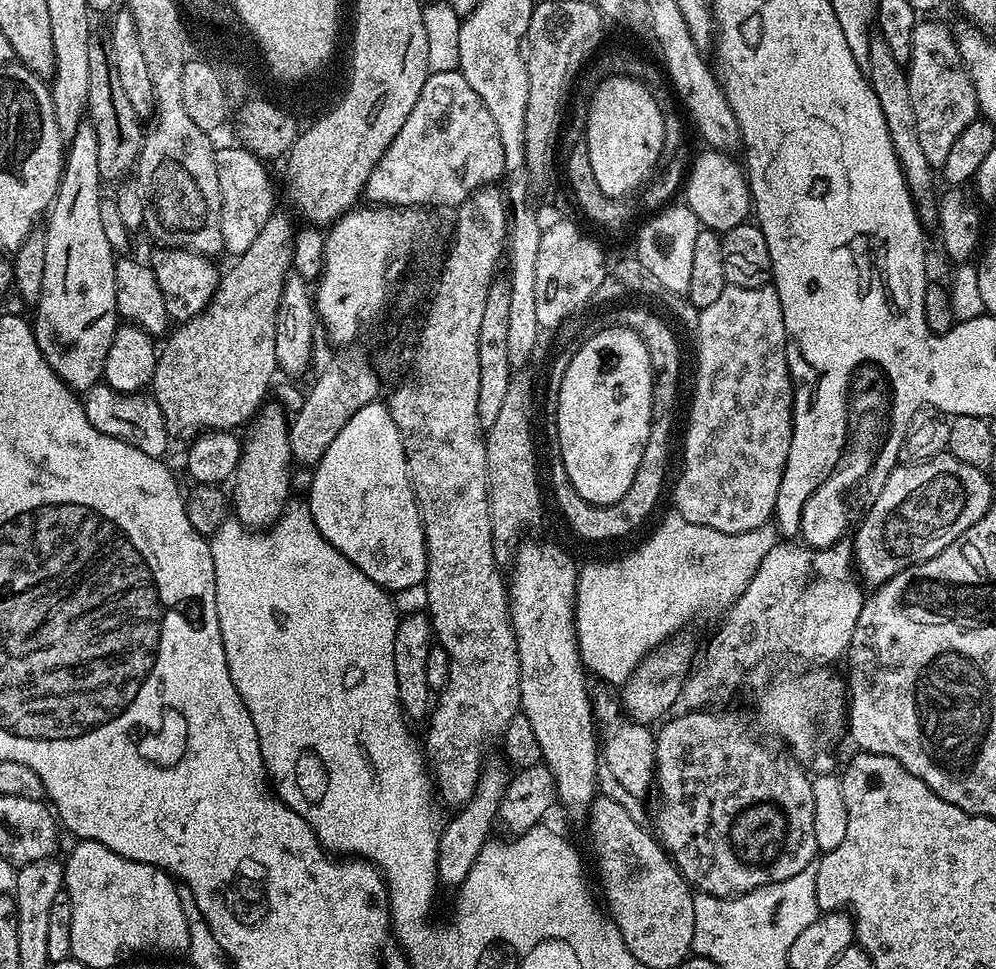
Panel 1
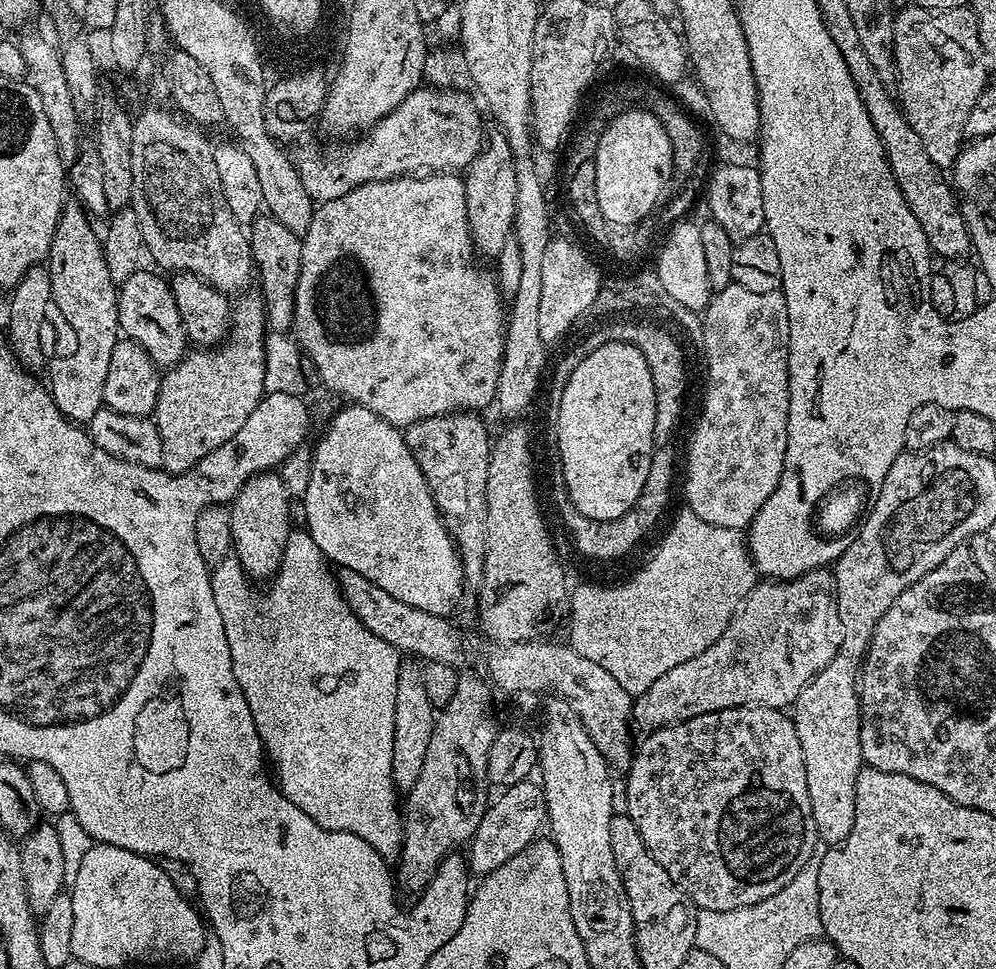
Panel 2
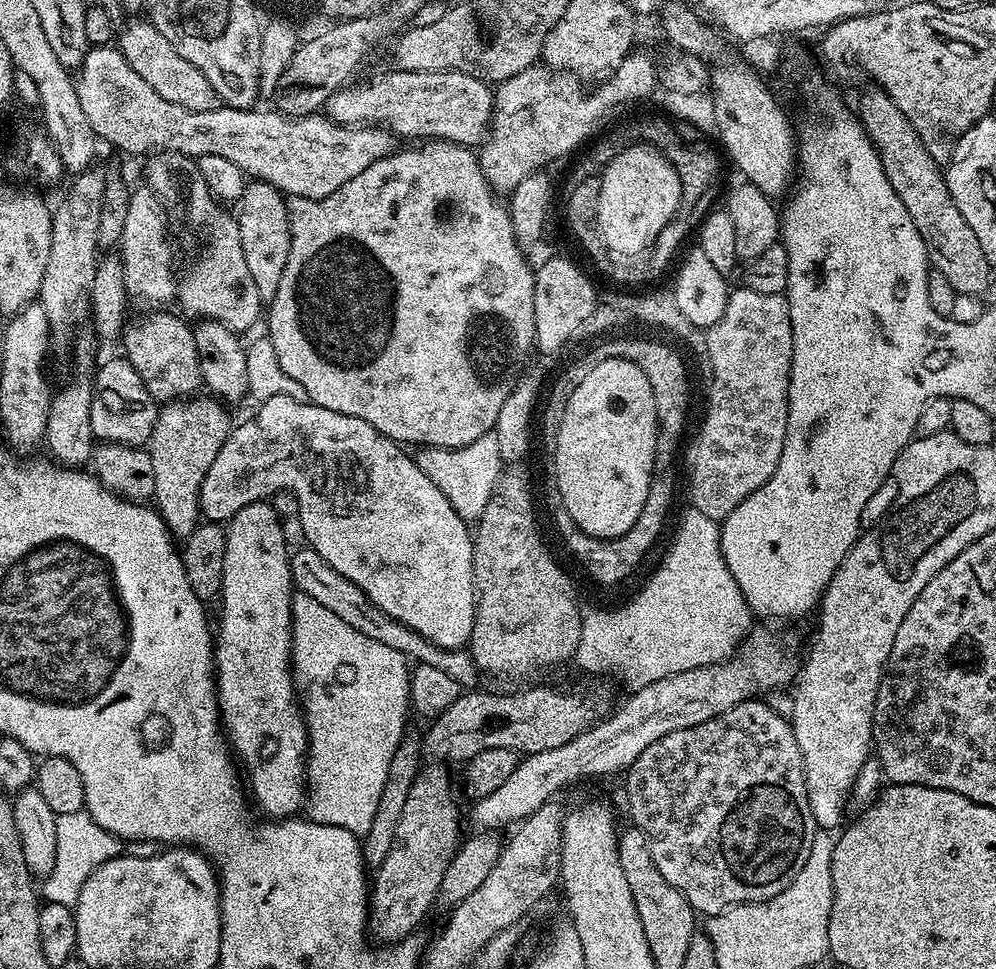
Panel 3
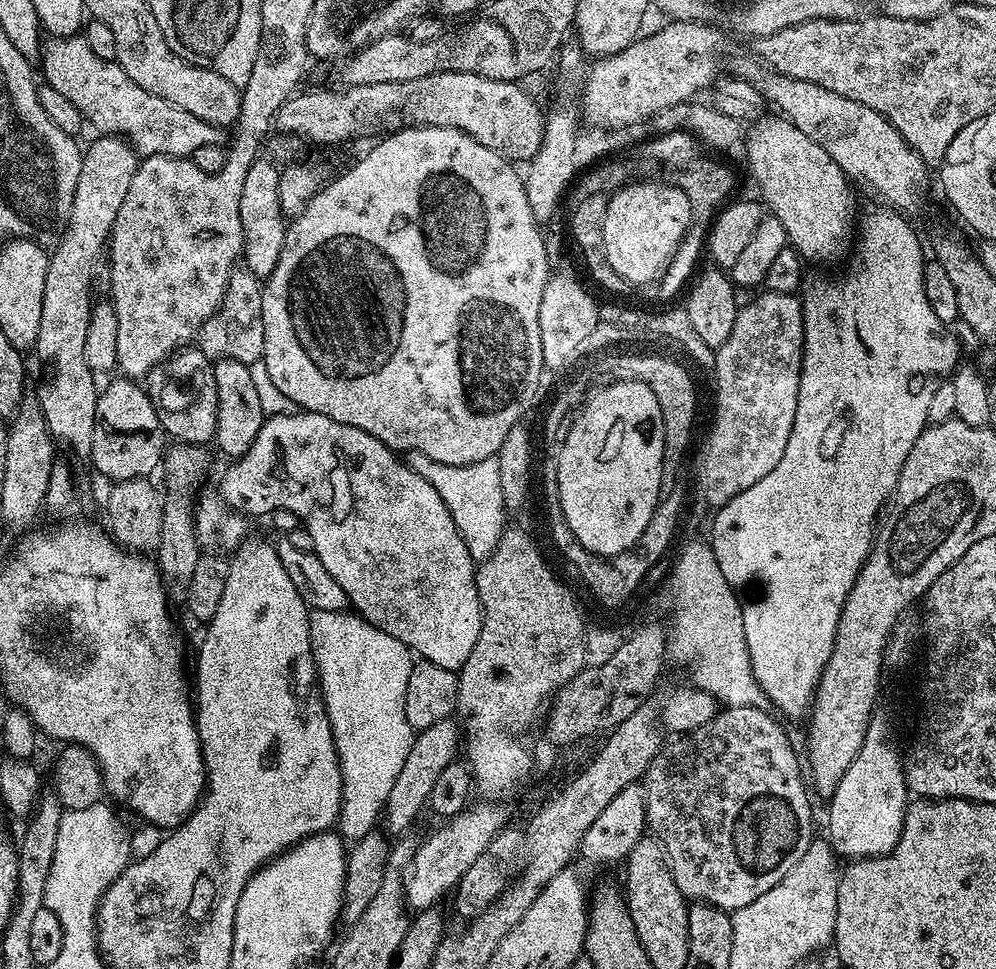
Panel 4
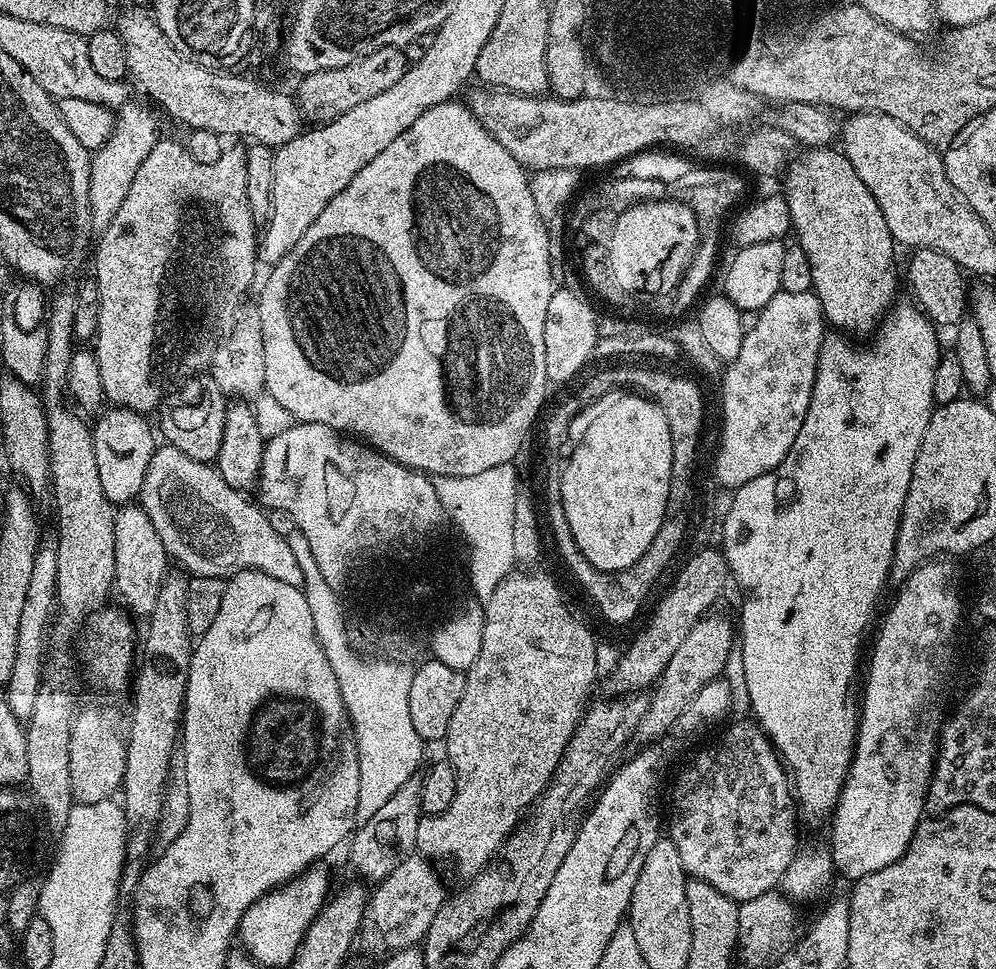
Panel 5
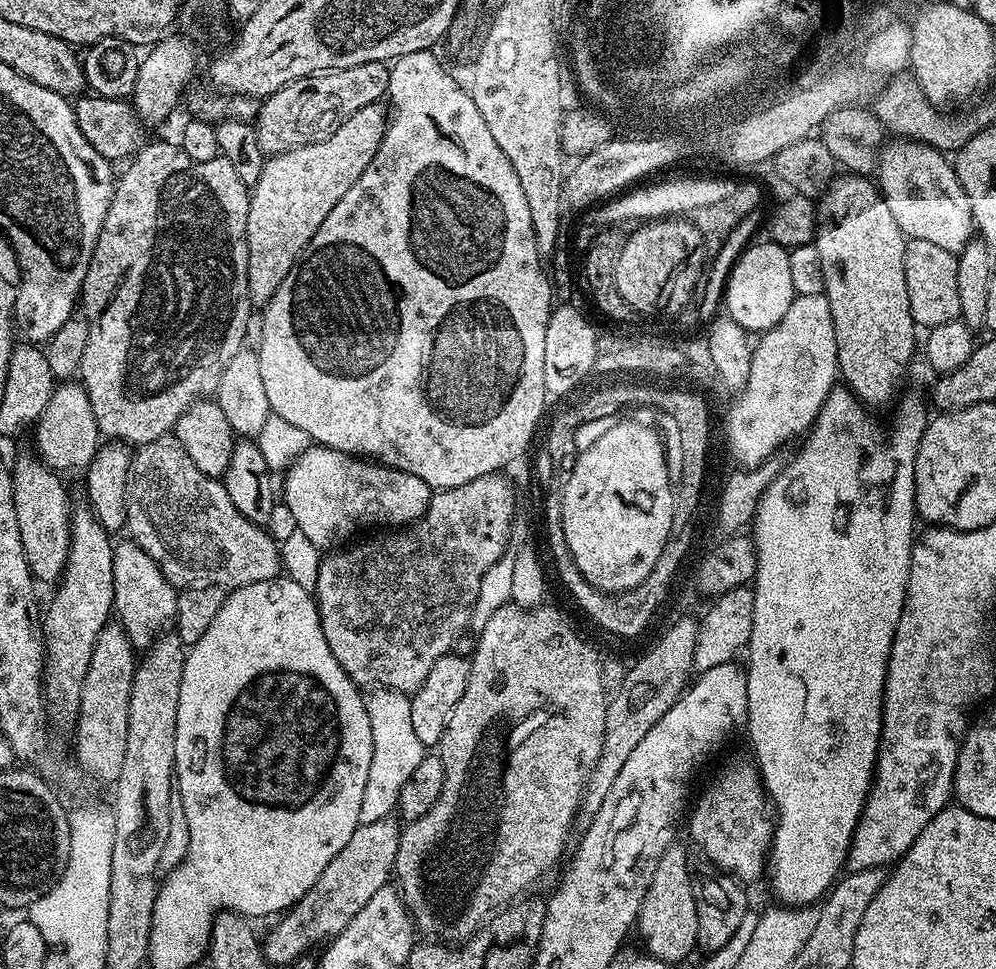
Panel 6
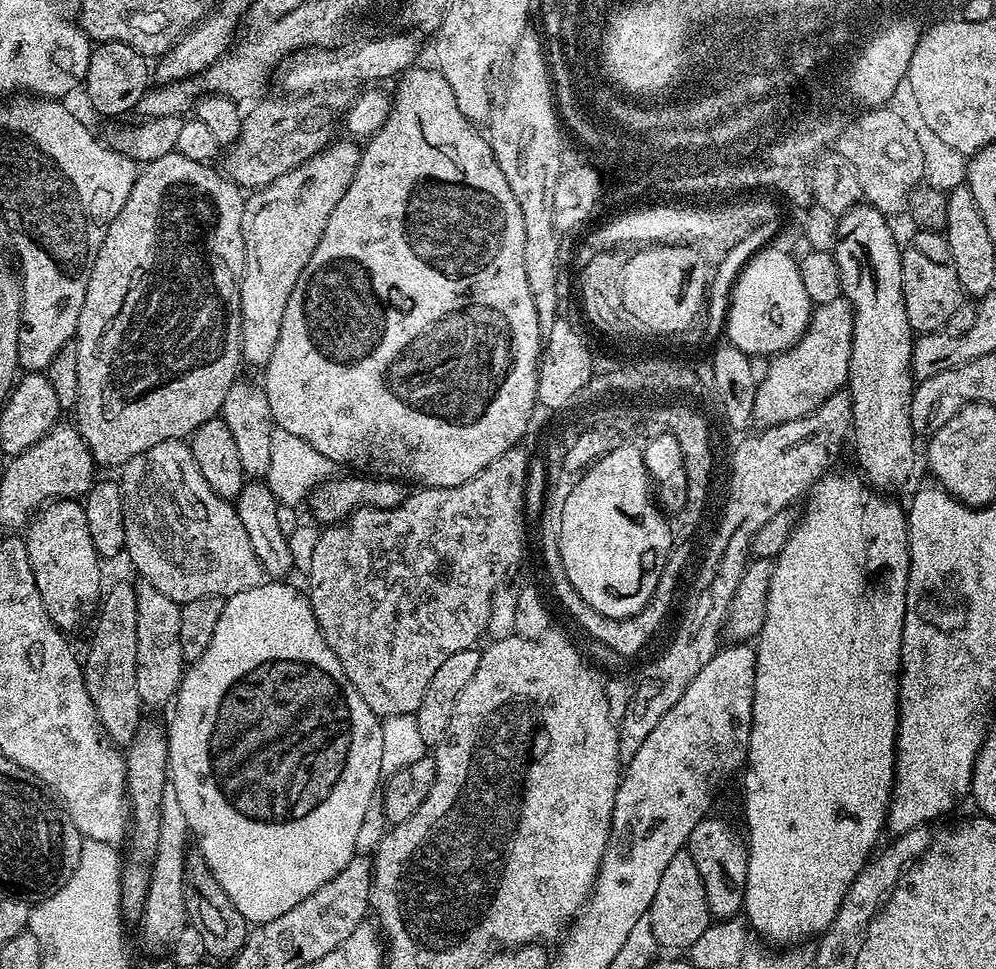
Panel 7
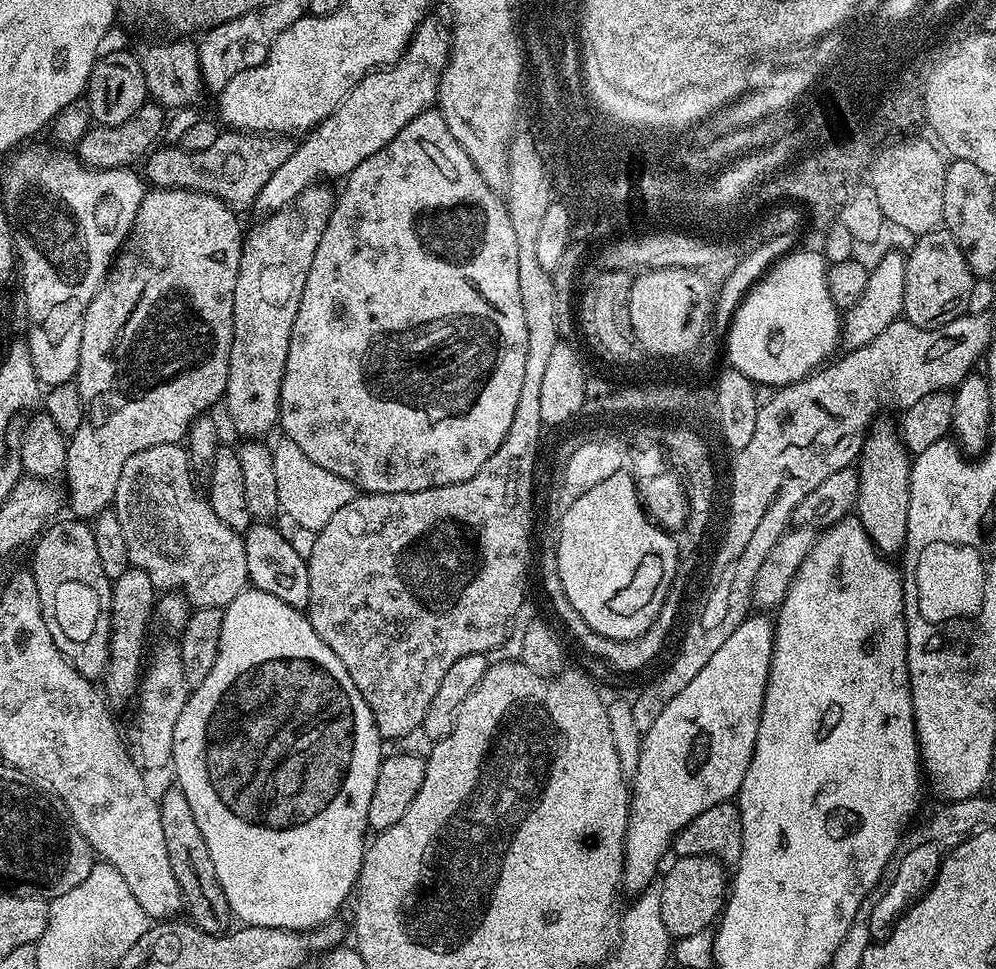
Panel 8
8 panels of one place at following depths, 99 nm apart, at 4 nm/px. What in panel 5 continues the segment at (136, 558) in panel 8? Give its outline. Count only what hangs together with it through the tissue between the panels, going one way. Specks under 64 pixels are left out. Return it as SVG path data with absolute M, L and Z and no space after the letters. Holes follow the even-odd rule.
M165 443L150 458L138 504L154 522L169 557L193 577L219 580L242 570L258 570L300 588L305 583L304 568L288 545L289 537L277 534L270 527L268 512L244 496L241 489L228 485L212 464L186 458L182 450Z

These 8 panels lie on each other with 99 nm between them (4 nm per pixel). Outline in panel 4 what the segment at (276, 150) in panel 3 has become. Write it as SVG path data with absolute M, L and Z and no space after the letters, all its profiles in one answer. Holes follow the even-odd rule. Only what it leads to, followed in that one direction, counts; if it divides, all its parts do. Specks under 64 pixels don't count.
M83 35L49 39L42 48L43 60L43 83L58 90L62 98L74 102L85 121L97 128L97 133L127 140L141 157L191 158L194 150L202 146L225 143L225 129L210 122L202 122L194 118L194 114L186 114L186 110L142 90L142 86L133 82L130 74L126 74L126 70L122 70L122 66L116 63L115 59L103 60L94 54Z

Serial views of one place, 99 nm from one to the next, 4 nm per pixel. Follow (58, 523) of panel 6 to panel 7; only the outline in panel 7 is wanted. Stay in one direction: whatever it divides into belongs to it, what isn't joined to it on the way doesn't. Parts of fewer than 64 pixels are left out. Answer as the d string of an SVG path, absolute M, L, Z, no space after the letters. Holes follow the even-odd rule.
M75 500L49 503L32 517L27 532L23 541L30 558L30 570L34 570L38 599L56 627L65 634L72 634L75 628L93 619L102 599L102 557L94 550L94 542L90 542L84 505Z

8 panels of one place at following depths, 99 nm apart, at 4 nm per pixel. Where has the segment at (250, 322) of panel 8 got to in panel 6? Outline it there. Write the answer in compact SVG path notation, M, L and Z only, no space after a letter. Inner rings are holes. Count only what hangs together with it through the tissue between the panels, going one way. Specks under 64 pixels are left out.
M383 103L362 106L346 122L342 122L322 142L314 142L306 146L298 146L294 150L286 150L277 156L268 156L262 166L262 174L258 174L258 182L251 185L248 197L248 217L246 218L246 246L248 247L248 299L253 305L263 306L278 286L282 286L282 278L290 274L294 262L302 254L302 250L318 234L318 226L326 222L326 214L338 206L338 201L358 182L362 170L370 166L374 154L378 154L378 146L382 146L384 132L388 128L390 116Z

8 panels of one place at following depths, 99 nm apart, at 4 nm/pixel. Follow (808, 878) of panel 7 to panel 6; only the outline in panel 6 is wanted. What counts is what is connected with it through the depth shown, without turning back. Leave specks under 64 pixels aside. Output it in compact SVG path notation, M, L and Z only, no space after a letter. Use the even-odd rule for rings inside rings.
M834 390L826 398L816 423L807 433L800 456L796 456L785 468L781 467L770 486L762 494L756 515L752 518L750 535L756 545L756 578L753 594L753 630L746 647L748 664L748 740L752 743L754 763L764 781L764 791L774 809L772 846L767 863L767 879L772 879L772 892L781 905L815 905L823 901L845 867L852 835L860 821L868 791L872 788L872 776L876 773L876 755L882 734L882 710L886 670L890 658L890 646L894 642L894 630L898 630L898 618L906 602L906 590L912 565L912 545L917 531L916 483L914 466L922 434L930 419L929 405L920 396L901 395L895 401L896 413L892 416L892 428L883 432L873 413L847 390Z

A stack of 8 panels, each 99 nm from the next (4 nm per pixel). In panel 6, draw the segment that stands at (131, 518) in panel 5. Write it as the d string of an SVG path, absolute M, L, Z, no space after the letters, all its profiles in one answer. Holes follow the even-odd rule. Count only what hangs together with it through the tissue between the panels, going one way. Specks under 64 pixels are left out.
M131 538L117 543L114 554L114 609L115 619L123 626L133 649L147 650L176 619L177 589L162 574L162 570Z

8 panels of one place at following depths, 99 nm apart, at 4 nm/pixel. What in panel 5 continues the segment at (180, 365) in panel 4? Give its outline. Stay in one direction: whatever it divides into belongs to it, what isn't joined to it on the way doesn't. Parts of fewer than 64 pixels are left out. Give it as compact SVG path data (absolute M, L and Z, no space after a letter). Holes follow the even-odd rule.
M212 375L189 376L158 409L160 428L165 436L163 439L173 444L178 450L182 450L186 458L203 464L212 464L218 449L222 447L222 426L226 422L227 409L224 391L220 389L218 382L214 382Z

